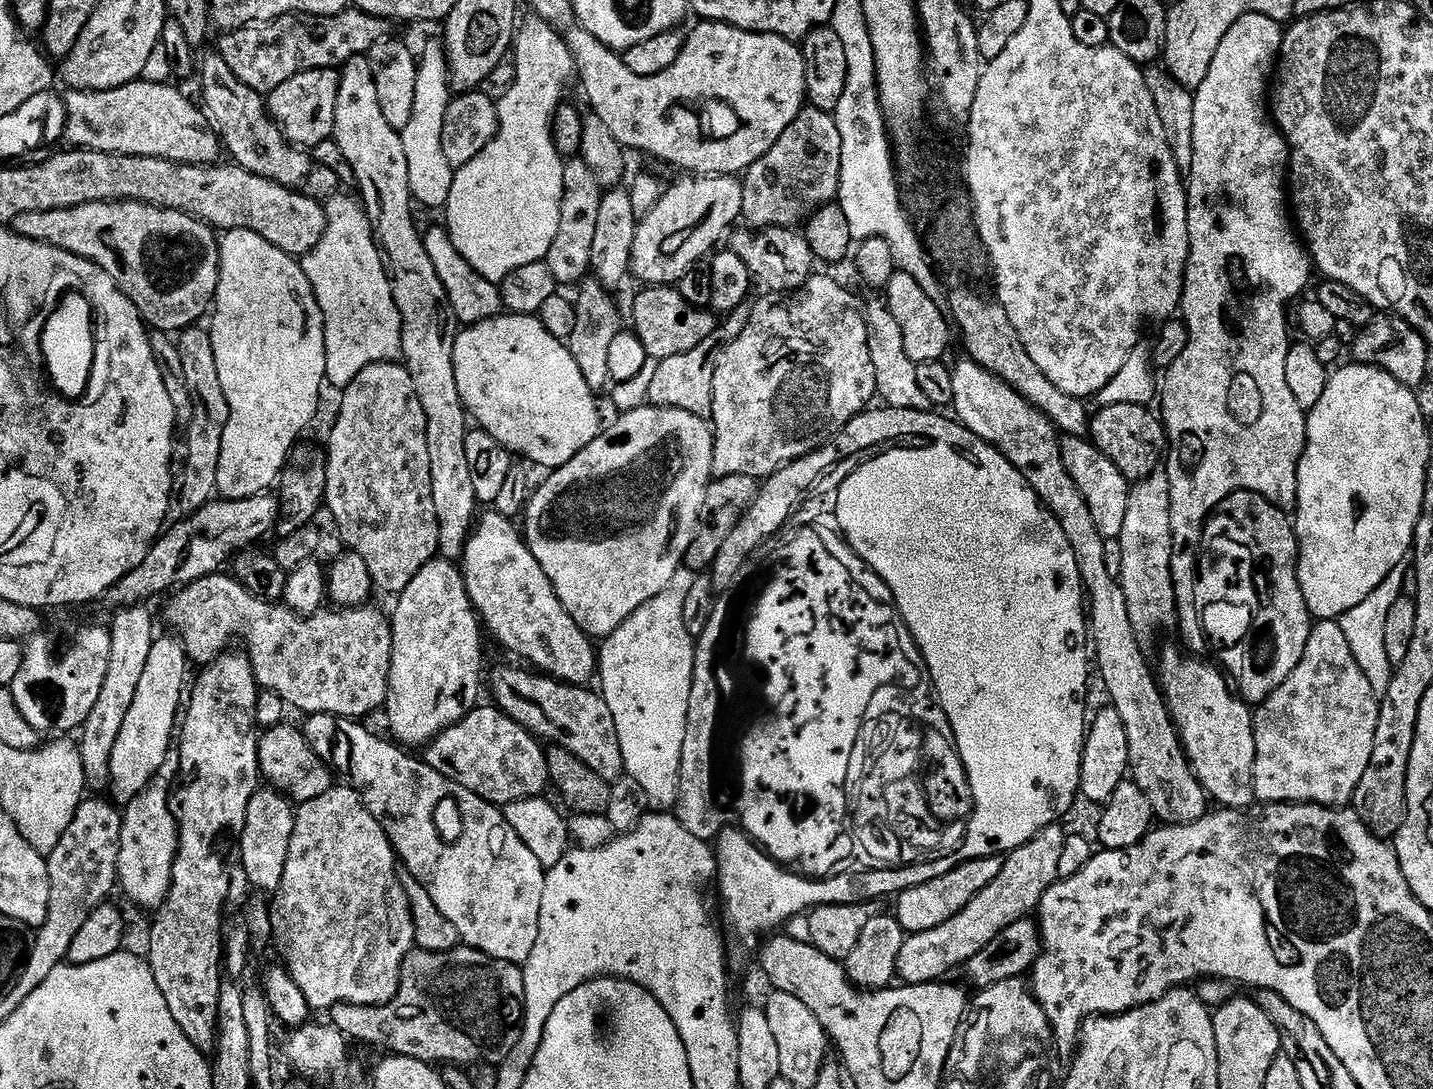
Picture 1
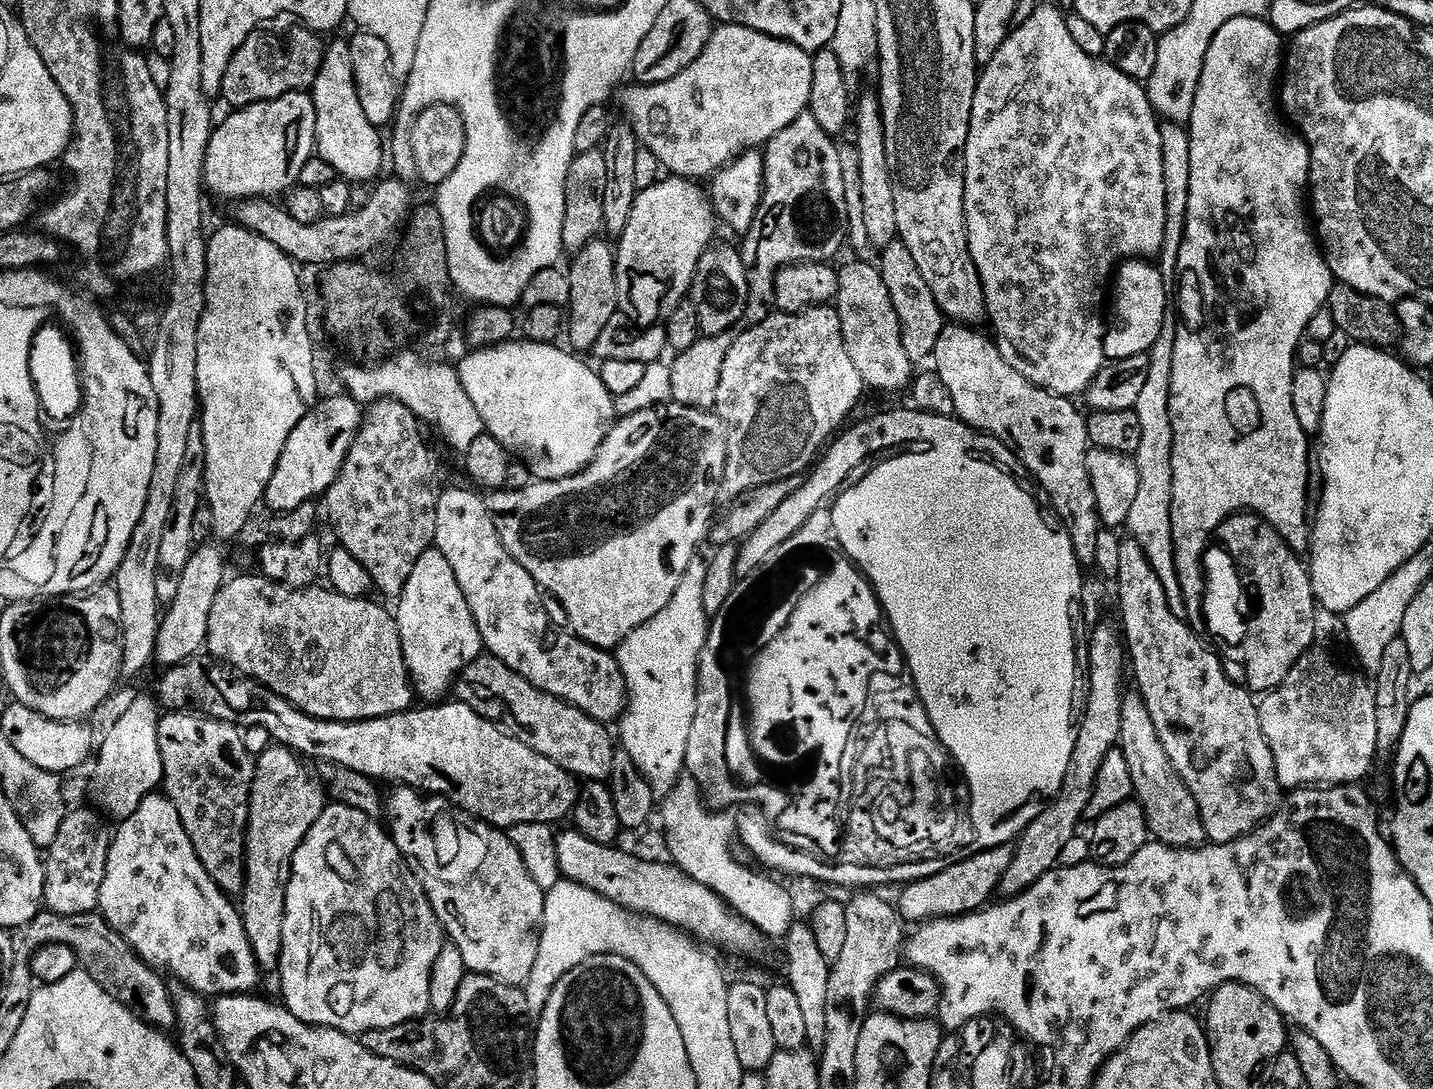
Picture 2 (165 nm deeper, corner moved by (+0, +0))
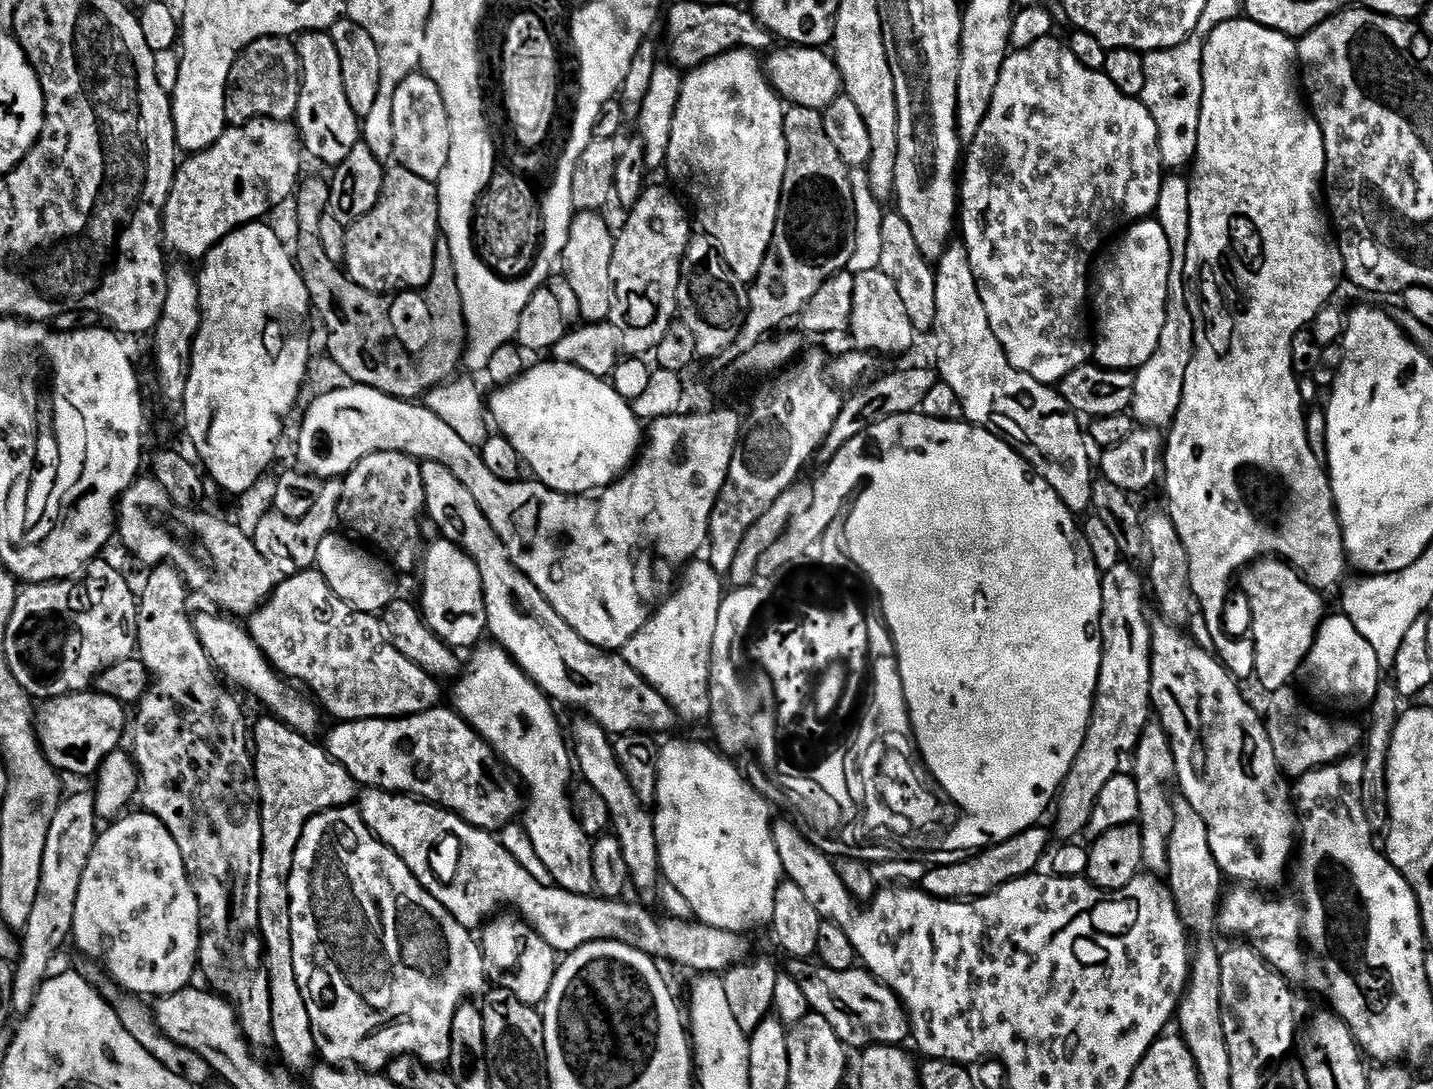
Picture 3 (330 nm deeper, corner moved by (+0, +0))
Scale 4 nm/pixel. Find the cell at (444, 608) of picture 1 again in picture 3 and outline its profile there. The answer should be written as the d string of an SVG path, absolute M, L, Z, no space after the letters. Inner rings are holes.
M436 538L433 544L431 541L427 545L423 555L423 572L418 608L428 629L453 650L475 649L485 639L488 631L486 602L482 594L482 578L478 574L478 566L474 566L472 559L459 546L449 540Z

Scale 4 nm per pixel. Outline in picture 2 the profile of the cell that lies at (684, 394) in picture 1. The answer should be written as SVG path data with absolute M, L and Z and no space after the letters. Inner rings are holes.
M803 112L786 130L782 130L763 149L764 157L764 193L758 206L758 214L748 231L743 233L744 248L742 255L748 279L748 305L744 319L739 320L730 330L717 336L701 335L694 346L679 353L676 361L671 361L671 399L684 408L715 409L718 402L718 382L722 382L722 365L726 354L734 342L746 329L758 326L766 317L773 315L776 307L776 276L791 264L823 264L835 261L835 256L845 250L849 243L848 214L846 206L845 179L842 178L841 159L837 141L818 126L811 112Z

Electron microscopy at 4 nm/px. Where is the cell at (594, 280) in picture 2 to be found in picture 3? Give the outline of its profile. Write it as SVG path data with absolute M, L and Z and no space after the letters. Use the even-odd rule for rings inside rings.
M576 212L562 257L562 274L578 298L580 319L590 324L599 324L611 317L612 303L616 297L614 278L610 278L610 262L614 258L616 237L614 228L602 217L600 212Z

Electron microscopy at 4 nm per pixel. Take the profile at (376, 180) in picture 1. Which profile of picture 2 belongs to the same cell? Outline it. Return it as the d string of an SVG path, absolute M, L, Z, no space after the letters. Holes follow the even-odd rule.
M347 39L336 40L325 47L320 73L310 89L318 114L316 152L323 160L330 162L330 166L334 166L337 177L349 182L372 179L375 181L384 168L384 158L386 162L386 140L385 137L384 140L380 137L383 136L381 129L372 125L370 118L366 118L366 113L362 110L352 63L350 43Z

